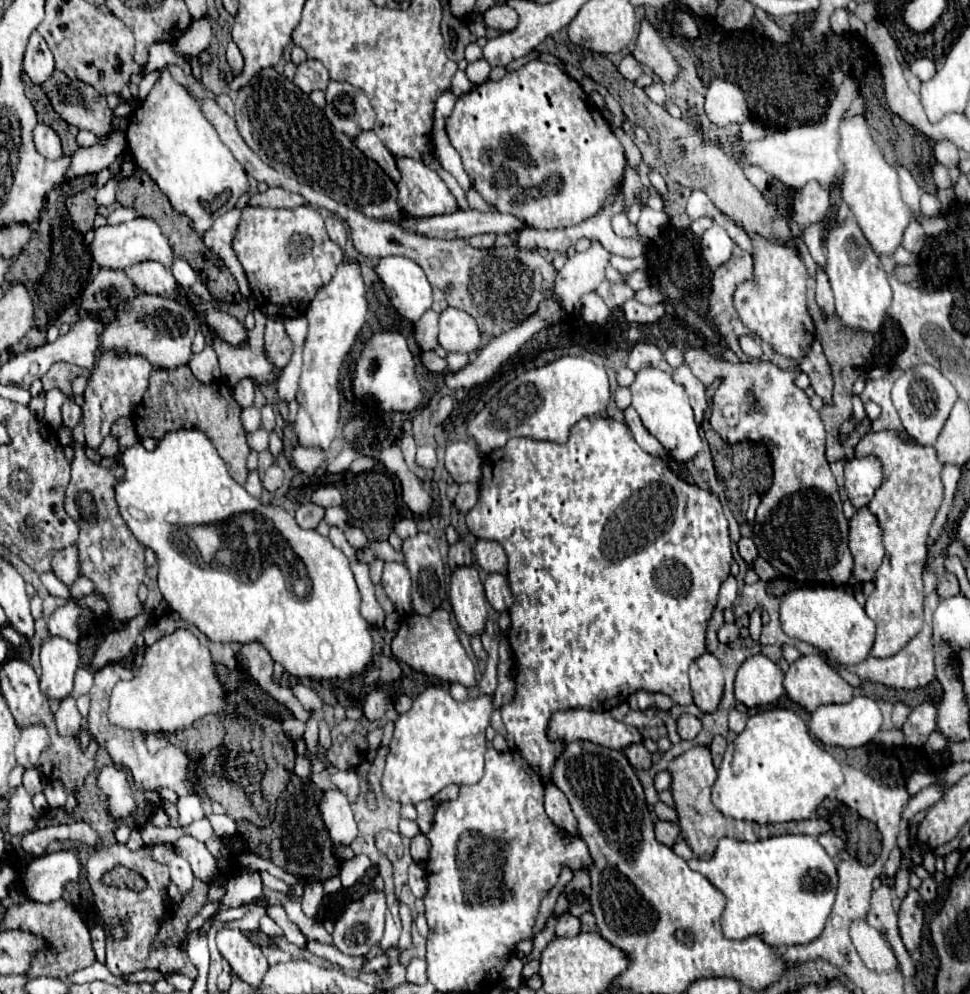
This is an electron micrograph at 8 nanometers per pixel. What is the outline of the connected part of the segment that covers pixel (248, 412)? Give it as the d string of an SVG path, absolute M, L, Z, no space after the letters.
M245 408L241 412L241 422L243 422L243 428L247 432L255 432L261 428L261 414L259 414L259 408Z

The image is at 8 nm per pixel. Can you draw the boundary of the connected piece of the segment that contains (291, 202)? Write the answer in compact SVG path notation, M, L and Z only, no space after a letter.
M269 188L267 192L259 192L249 200L249 206L257 208L297 208L301 204L305 204L305 200L299 194L291 194L283 188Z

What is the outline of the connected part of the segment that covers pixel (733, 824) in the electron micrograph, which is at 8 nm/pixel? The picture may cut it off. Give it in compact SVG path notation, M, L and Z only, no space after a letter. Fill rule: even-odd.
M693 746L679 758L671 760L667 770L671 774L671 794L673 794L675 810L679 816L681 836L685 838L685 842L689 844L689 848L695 852L697 858L709 860L717 848L717 842L723 836L745 840L745 822L737 822L733 818L723 816L711 802L711 786L715 784L717 772L711 762L711 752L707 746Z

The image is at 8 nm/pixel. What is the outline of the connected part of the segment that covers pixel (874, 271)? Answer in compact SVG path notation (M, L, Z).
M847 220L837 228L827 232L827 268L825 274L829 276L833 294L835 294L835 308L841 322L851 328L853 332L869 332L879 334L885 324L887 310L893 300L891 286L887 282L887 272L879 256L873 252L871 244L863 236L861 228L855 220Z

